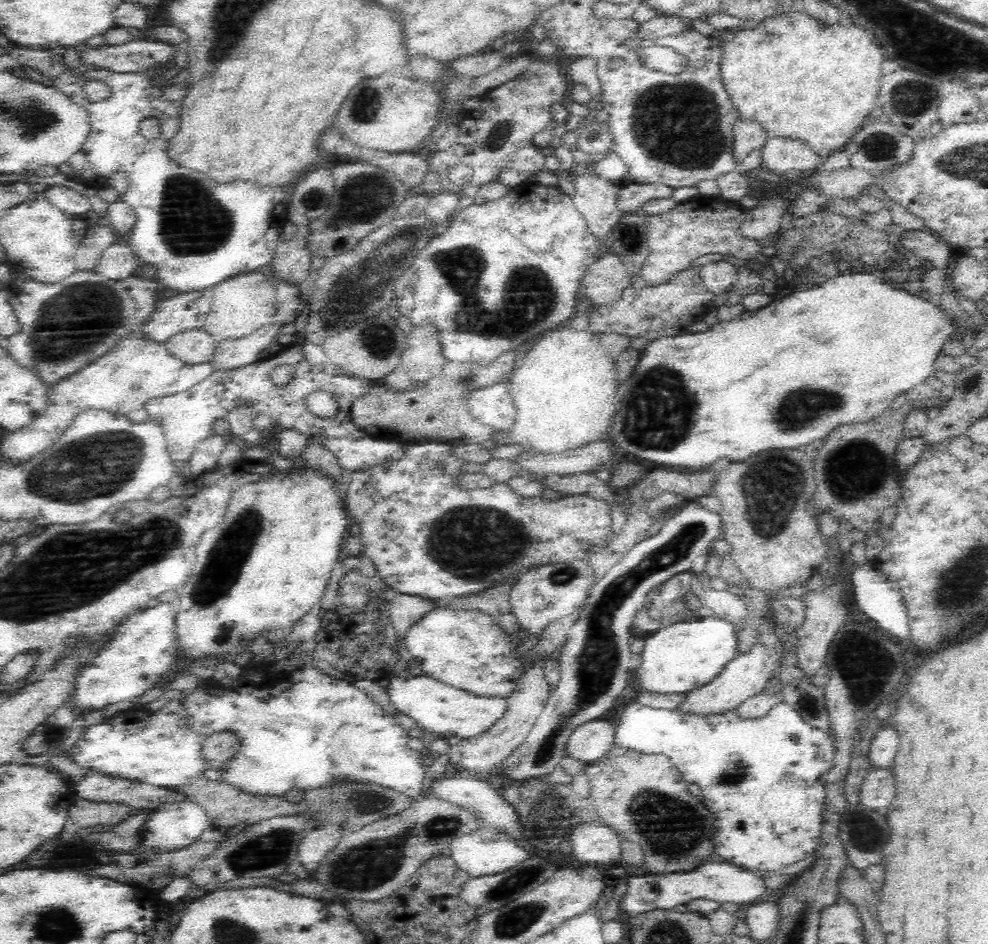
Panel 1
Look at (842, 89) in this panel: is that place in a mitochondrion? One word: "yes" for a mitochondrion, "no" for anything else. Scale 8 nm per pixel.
no

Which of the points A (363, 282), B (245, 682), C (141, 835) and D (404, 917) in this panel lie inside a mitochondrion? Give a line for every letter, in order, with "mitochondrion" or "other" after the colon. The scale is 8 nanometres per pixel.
A: mitochondrion
B: other
C: other
D: other

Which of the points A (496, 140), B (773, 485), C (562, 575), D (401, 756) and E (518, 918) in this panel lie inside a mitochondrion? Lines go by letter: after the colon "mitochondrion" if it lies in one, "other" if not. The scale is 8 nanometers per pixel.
A: mitochondrion
B: mitochondrion
C: mitochondrion
D: other
E: mitochondrion

